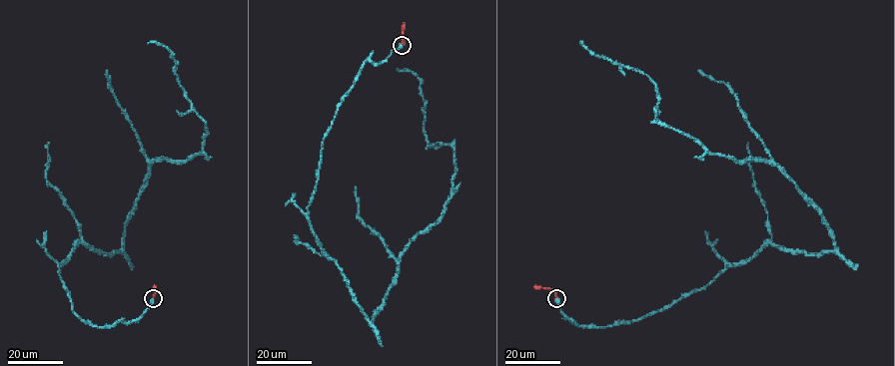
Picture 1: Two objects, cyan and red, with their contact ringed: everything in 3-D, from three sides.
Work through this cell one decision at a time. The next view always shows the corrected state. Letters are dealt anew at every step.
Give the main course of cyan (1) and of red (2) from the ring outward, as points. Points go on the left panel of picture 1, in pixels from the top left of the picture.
1: (153, 299), (95, 327), (59, 274), (78, 243), (122, 250), (154, 161), (202, 151), (172, 53), (147, 42)
2: (153, 299), (155, 286)

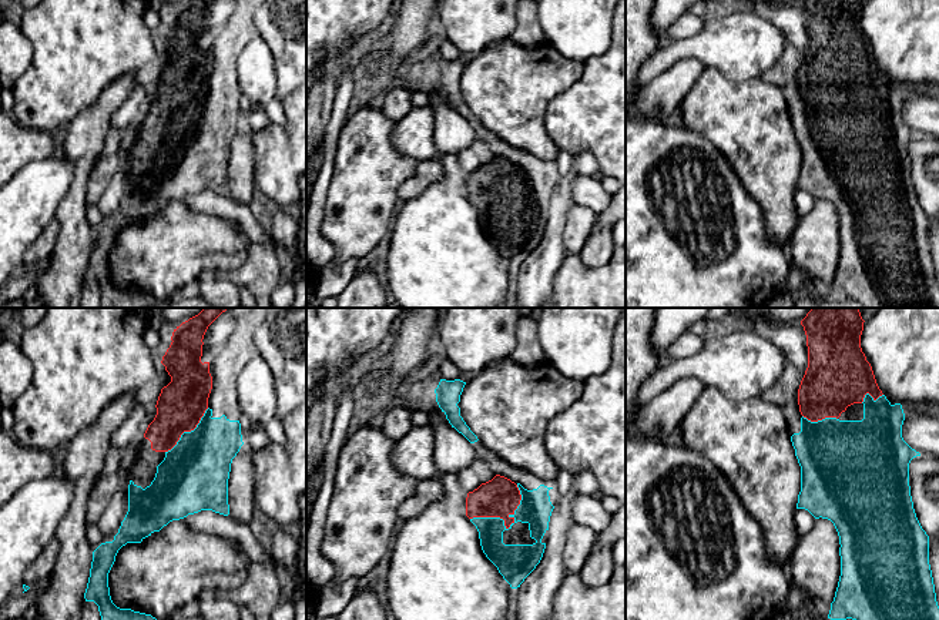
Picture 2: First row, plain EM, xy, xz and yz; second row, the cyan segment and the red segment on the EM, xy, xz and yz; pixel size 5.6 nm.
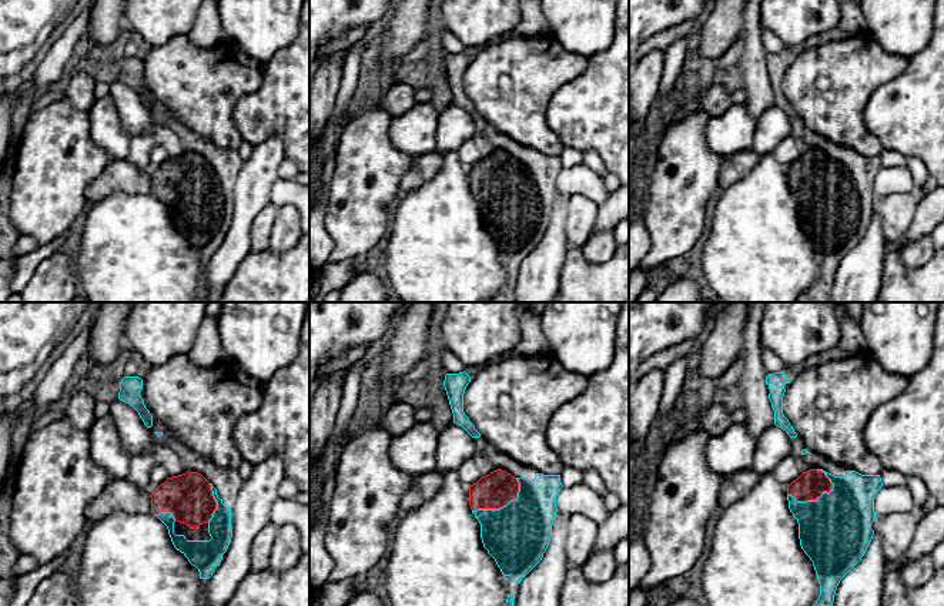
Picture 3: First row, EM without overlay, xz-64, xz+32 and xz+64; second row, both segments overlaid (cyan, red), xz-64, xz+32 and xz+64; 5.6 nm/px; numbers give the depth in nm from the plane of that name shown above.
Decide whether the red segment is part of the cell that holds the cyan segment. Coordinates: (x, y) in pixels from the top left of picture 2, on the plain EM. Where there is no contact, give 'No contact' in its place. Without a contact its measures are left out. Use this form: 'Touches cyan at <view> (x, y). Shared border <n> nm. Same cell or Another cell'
Touches cyan at xz (510, 207). Shared border 340 nm. Same cell

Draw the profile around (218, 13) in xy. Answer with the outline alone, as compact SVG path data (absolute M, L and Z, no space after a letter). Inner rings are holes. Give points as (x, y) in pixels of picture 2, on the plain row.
M215 0L207 10L204 16L204 26L202 26L202 37L201 43L205 41L205 36L219 27L225 26L231 17L231 14L235 11L235 0Z

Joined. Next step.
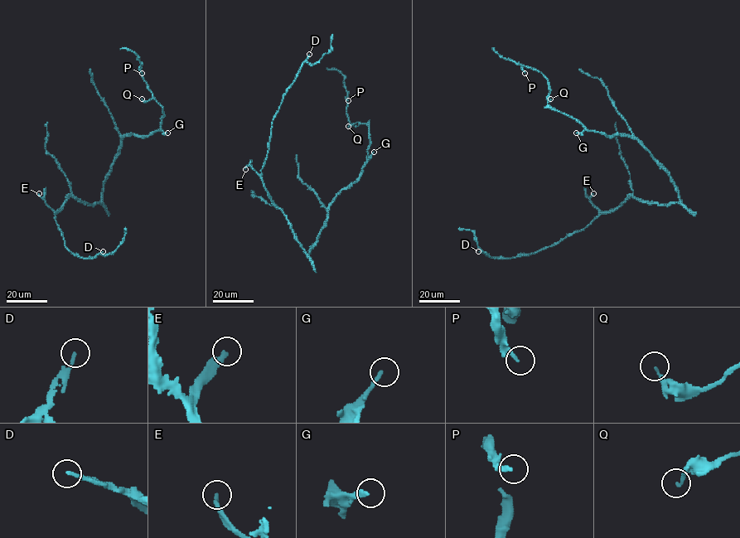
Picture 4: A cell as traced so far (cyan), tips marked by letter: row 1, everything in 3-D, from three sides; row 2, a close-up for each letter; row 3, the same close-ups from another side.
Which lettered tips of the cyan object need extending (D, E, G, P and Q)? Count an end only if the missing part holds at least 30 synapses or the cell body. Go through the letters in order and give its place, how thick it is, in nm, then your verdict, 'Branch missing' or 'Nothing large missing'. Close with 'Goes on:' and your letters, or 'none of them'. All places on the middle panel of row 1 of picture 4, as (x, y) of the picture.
D: Place: (309, 54). Thickness 170 nm. Branch missing
E: Place: (245, 169). Thickness 280 nm. Branch missing
G: Place: (374, 152). Thickness 200 nm. Nothing large missing
P: Place: (348, 100). Thickness 200 nm. Nothing large missing
Q: Place: (348, 126). Thickness 180 nm. Nothing large missing
Goes on: D, E

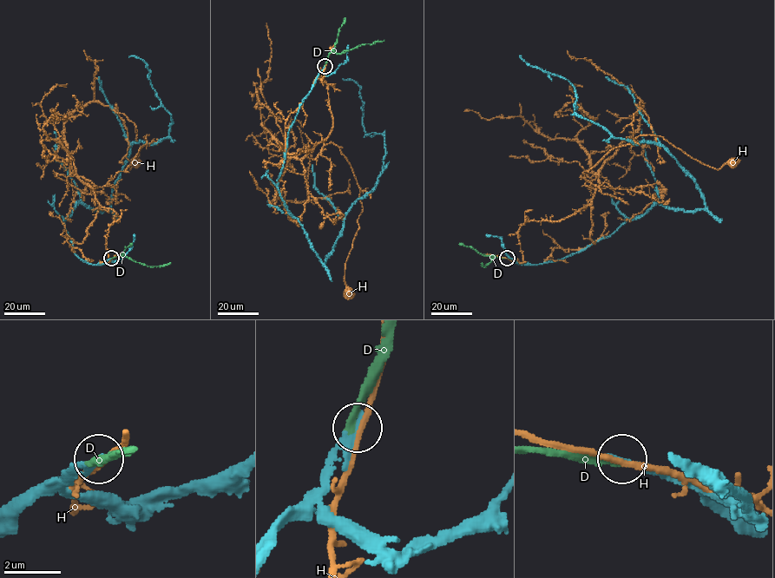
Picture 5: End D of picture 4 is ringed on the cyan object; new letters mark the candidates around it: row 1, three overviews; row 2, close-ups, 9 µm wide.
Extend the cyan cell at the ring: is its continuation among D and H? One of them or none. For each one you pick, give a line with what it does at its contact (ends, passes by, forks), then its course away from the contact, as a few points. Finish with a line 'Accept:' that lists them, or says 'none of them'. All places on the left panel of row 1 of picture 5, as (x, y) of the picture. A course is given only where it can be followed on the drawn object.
D: it ends | via (111, 259), (127, 256), (150, 267), (170, 262)
Accept: D

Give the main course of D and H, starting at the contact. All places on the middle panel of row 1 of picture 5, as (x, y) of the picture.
D: (325, 66), (327, 55), (333, 51), (340, 54), (362, 44), (384, 41)
H: (325, 67), (319, 79), (332, 128), (306, 155), (334, 143), (360, 189), (363, 211), (345, 262), (349, 291)

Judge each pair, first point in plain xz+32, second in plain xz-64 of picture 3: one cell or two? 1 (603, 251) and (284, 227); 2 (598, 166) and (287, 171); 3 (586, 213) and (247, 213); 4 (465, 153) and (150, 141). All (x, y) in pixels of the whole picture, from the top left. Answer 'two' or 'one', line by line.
1: one
2: two
3: two
4: two

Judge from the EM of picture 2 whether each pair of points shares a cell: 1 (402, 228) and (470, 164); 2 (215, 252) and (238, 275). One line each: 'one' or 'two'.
1: two
2: two

